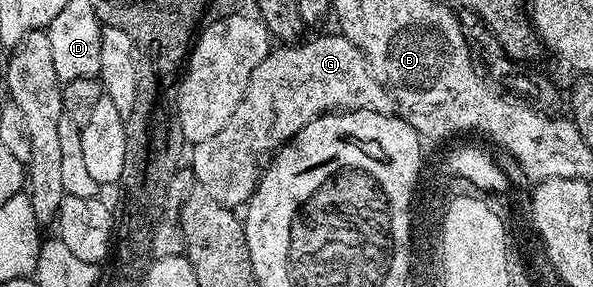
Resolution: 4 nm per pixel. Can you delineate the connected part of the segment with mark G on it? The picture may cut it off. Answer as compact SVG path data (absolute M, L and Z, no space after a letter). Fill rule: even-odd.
M334 33L312 42L300 41L272 49L265 60L253 68L245 96L241 104L237 104L237 112L233 112L229 124L225 124L217 136L194 143L192 150L195 151L191 154L194 181L203 186L217 204L239 208L250 202L271 159L314 118L344 110L393 112L396 100L367 65L363 49L343 33Z

